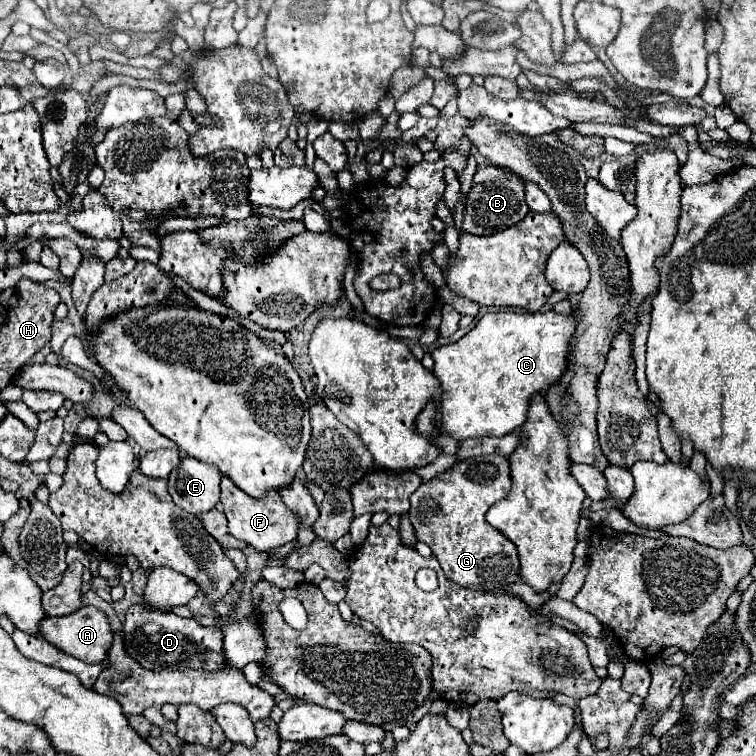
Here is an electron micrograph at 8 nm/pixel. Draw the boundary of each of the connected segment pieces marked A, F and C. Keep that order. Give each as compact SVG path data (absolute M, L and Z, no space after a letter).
M81 607L79 611L65 617L43 617L39 623L39 631L45 641L85 663L101 663L107 657L107 647L111 647L113 639L113 631L105 613L95 607Z
M223 477L221 479L221 503L225 507L225 515L229 521L229 533L235 539L245 541L257 551L267 553L275 547L291 543L297 537L299 521L295 519L295 515L291 515L291 511L287 511L287 507L283 507L281 495L277 491L271 491L267 499L253 499L247 493L243 493L229 477Z
M553 309L537 313L515 313L515 311L493 311L485 313L477 325L463 335L459 341L437 347L431 351L435 367L433 375L443 387L443 421L441 431L463 441L467 437L501 437L523 425L527 419L531 397L549 391L565 375L571 355L571 339L577 331L579 313L561 315Z

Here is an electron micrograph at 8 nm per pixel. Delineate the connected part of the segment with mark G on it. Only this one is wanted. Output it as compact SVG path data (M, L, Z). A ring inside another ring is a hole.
M479 455L459 461L449 471L439 473L431 481L423 483L411 495L409 519L415 529L415 537L431 547L433 555L441 563L443 573L453 583L467 589L489 591L519 579L515 545L485 521L489 507L505 499L509 491L509 461L501 455Z

